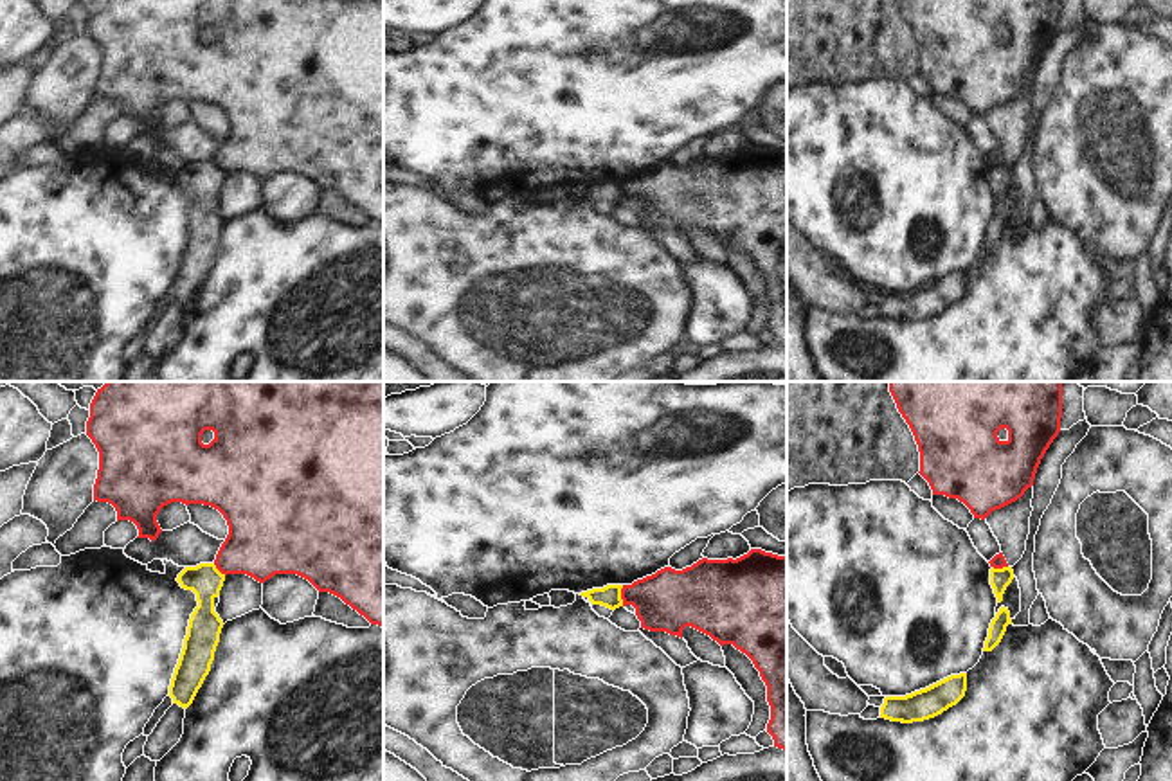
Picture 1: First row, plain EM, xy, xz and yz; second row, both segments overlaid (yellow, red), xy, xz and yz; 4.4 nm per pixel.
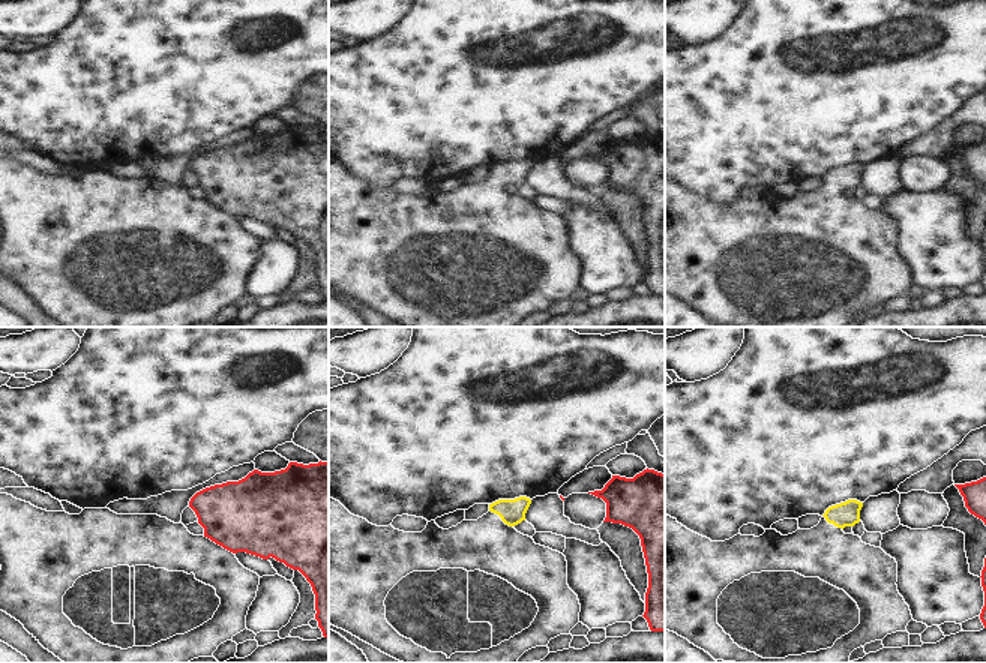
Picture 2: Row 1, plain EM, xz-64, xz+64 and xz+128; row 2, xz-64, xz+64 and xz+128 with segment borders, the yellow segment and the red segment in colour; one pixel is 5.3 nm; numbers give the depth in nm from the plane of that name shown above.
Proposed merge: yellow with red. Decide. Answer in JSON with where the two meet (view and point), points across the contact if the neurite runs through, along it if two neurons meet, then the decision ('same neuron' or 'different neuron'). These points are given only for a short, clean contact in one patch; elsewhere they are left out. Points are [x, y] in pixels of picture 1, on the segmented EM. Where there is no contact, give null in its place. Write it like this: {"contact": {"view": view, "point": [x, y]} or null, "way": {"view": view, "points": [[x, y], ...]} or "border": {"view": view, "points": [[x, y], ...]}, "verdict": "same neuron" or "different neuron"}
{"contact": {"view": "xz", "point": [620, 596]}, "border": {"view": "xz", "points": [[623, 585], [622, 605]]}, "verdict": "different neuron"}

